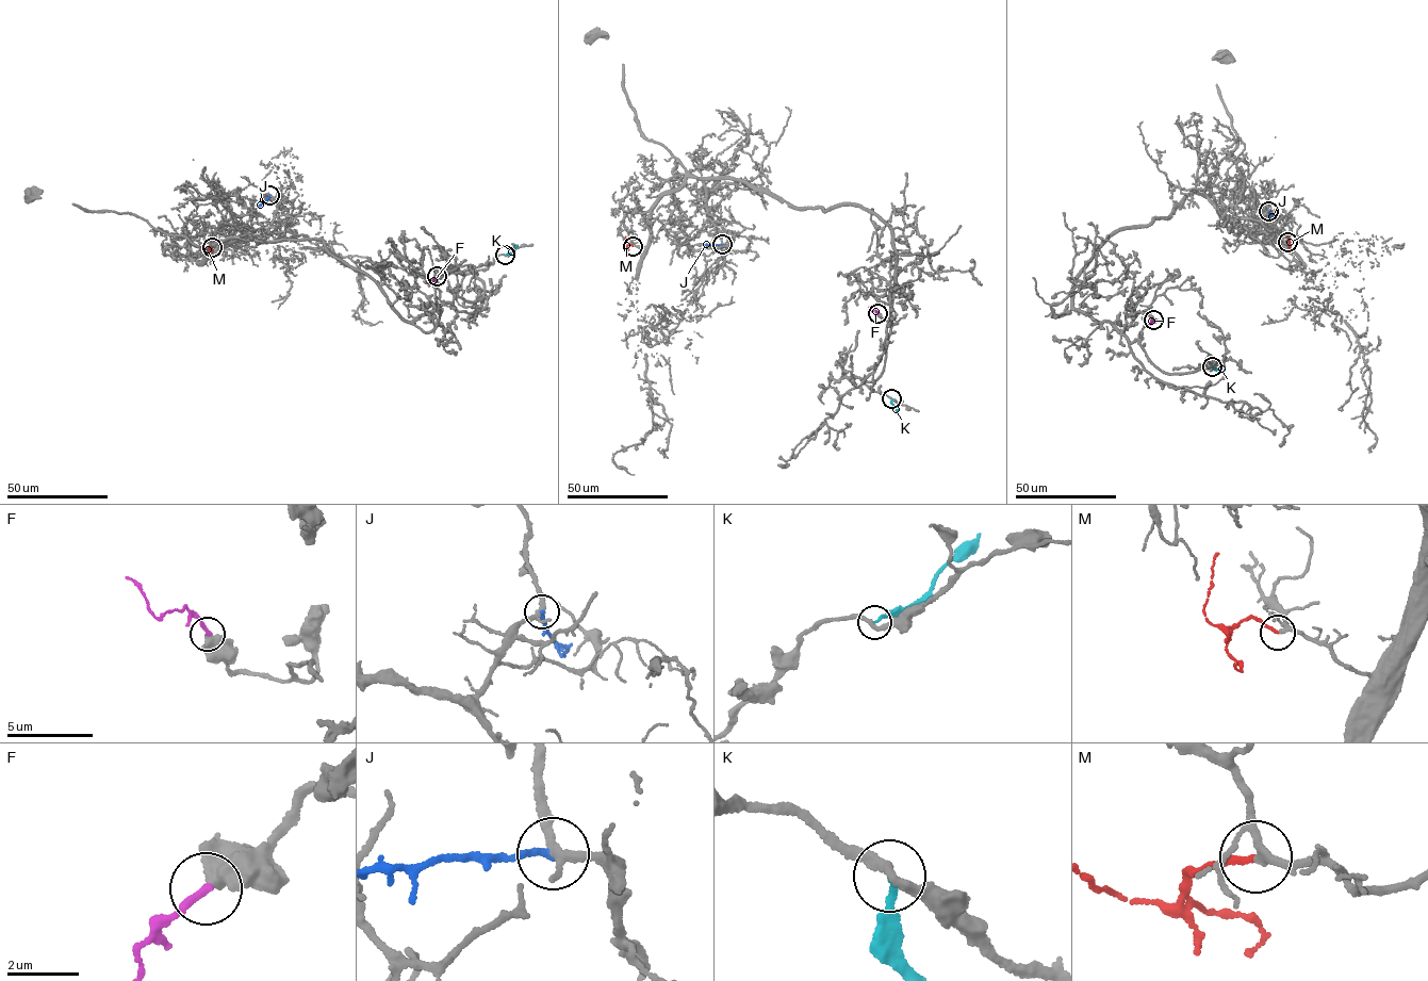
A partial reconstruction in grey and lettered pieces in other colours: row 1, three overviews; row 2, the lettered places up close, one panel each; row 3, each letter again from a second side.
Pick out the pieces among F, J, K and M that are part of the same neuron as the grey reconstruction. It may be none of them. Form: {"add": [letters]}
{"add": ["M"]}

